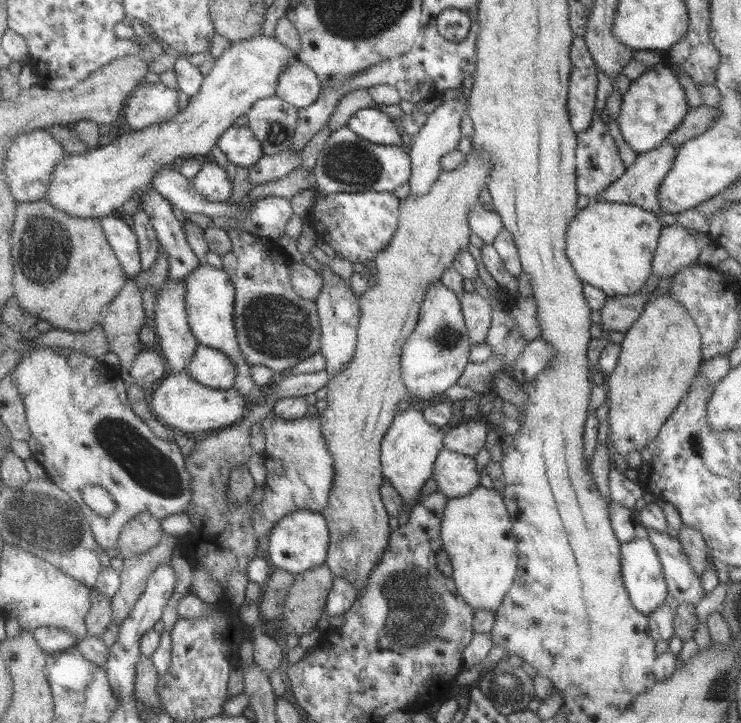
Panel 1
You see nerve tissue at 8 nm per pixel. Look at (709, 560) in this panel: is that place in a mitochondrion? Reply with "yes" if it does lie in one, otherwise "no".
no

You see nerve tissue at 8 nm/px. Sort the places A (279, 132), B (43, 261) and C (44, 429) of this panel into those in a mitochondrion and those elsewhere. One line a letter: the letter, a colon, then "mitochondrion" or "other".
A: mitochondrion
B: mitochondrion
C: other

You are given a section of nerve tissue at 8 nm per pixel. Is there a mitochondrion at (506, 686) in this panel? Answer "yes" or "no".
yes

